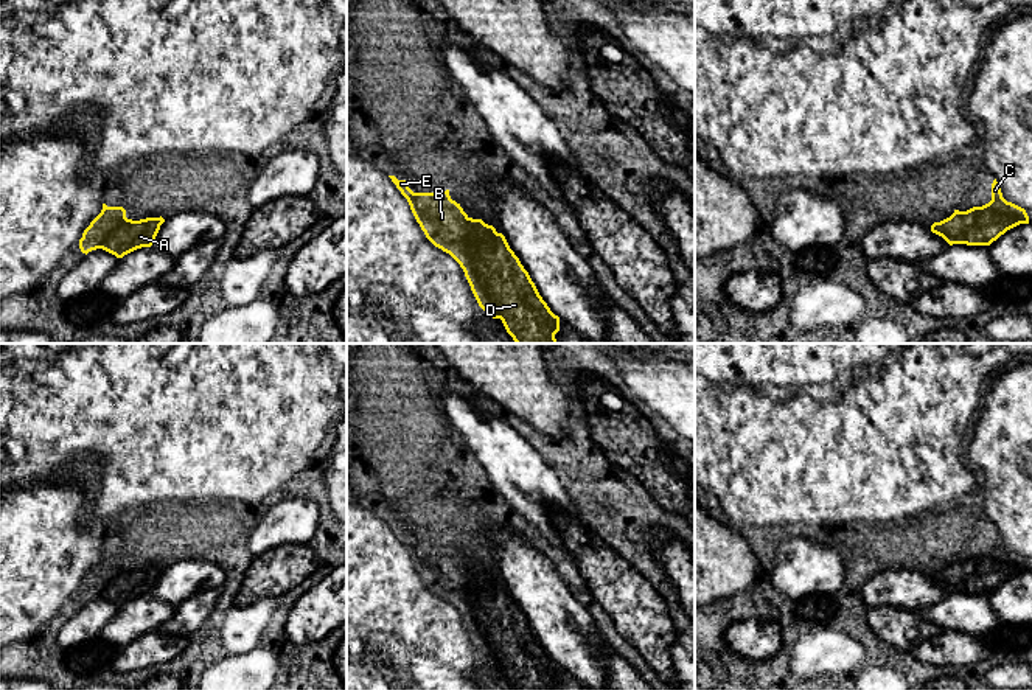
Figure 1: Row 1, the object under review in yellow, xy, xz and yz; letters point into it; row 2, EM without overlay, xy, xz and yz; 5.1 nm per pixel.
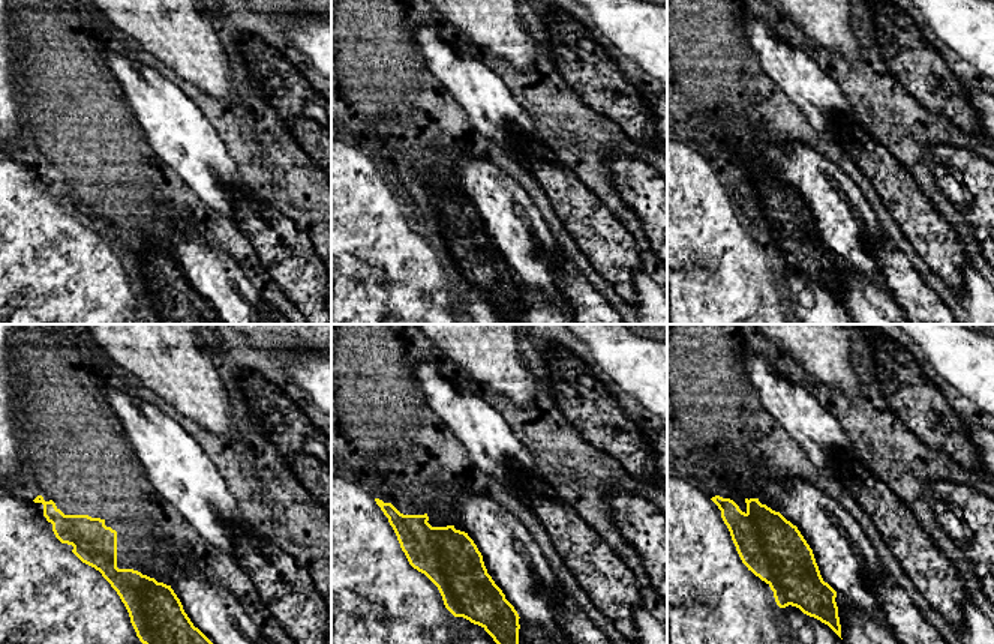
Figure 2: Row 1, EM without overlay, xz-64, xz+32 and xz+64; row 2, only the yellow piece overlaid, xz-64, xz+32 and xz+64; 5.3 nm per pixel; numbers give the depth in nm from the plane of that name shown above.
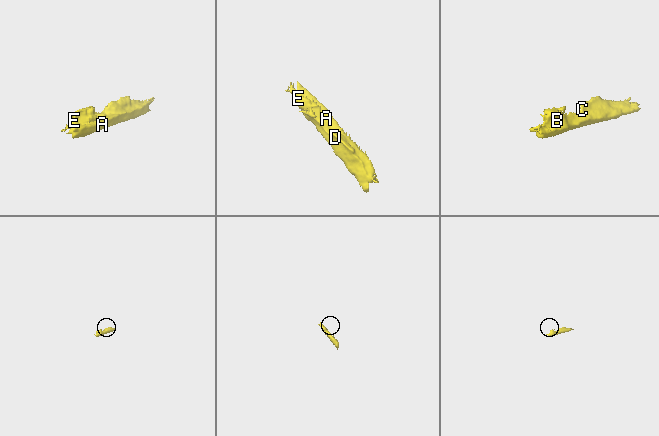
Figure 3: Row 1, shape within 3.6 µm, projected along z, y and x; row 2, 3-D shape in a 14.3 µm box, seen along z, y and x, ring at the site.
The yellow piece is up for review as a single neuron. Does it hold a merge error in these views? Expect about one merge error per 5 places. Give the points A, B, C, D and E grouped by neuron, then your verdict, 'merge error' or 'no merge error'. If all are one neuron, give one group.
A B C D E | no merge error

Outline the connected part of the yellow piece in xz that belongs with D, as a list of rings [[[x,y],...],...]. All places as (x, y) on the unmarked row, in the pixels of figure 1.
[[[389,524],[424,580],[463,617],[479,654],[500,667],[514,690],[556,690],[560,665],[539,643],[505,584],[482,567],[469,566],[443,541],[413,541],[406,528]]]

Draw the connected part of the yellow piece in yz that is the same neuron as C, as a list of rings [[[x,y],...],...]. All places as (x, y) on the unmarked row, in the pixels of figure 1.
[[[995,527],[988,552],[967,559],[954,558],[950,566],[934,570],[931,580],[942,584],[950,594],[990,594],[1007,578],[1020,572],[1029,572],[1026,558],[1007,550]]]

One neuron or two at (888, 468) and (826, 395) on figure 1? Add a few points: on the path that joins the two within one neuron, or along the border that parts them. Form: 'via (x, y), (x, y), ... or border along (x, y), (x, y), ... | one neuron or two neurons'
via (869, 449), (833, 414) | one neuron

